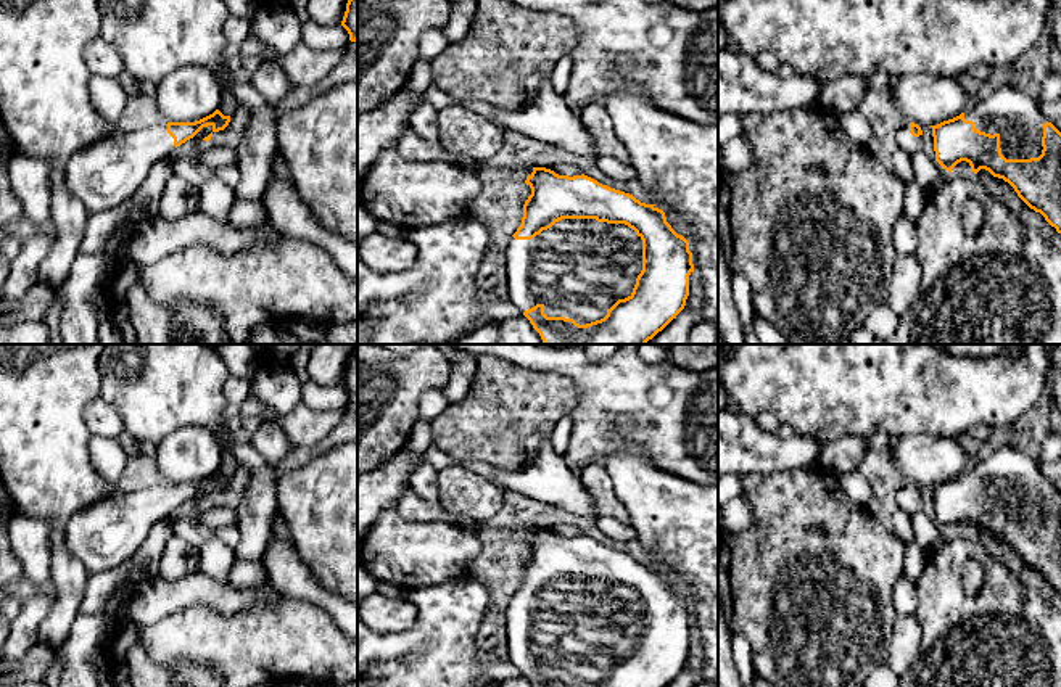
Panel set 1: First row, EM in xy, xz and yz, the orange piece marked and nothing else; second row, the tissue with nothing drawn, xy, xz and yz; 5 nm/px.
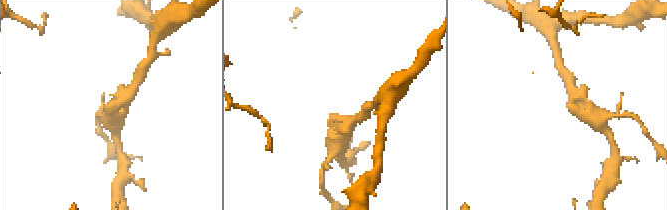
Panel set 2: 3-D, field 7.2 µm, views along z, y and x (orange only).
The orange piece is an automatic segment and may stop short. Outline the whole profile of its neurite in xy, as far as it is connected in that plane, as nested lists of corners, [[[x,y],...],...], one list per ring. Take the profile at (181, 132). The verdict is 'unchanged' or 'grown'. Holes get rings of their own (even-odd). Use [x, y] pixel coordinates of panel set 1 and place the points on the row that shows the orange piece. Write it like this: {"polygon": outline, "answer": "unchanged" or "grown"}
{"polygon": [[[219,109],[195,122],[161,122],[122,132],[77,151],[66,166],[69,191],[90,212],[108,211],[127,201],[145,182],[153,164],[193,138],[203,127],[224,130],[230,116]]], "answer": "grown"}

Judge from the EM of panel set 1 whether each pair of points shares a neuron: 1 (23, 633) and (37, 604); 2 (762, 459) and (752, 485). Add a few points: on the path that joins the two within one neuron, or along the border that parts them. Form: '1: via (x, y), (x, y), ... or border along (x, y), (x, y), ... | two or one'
1: via (24, 626), (34, 610) | one
2: border along (794, 470), (744, 472), (741, 475) | two

